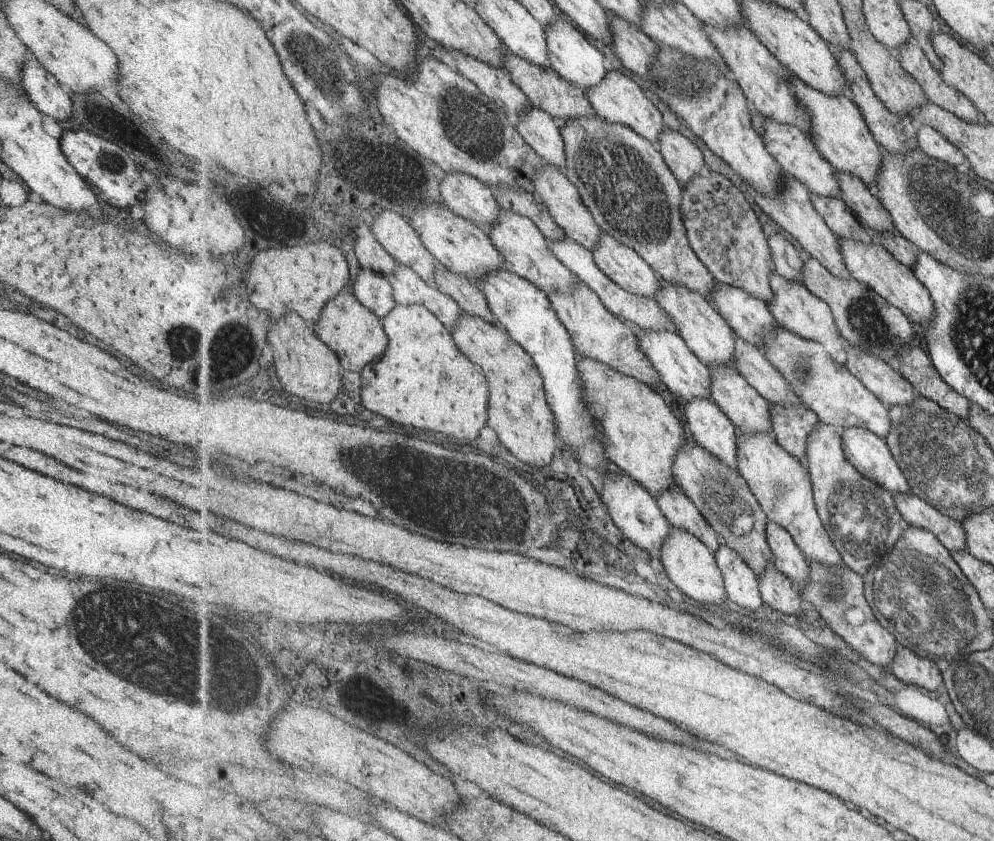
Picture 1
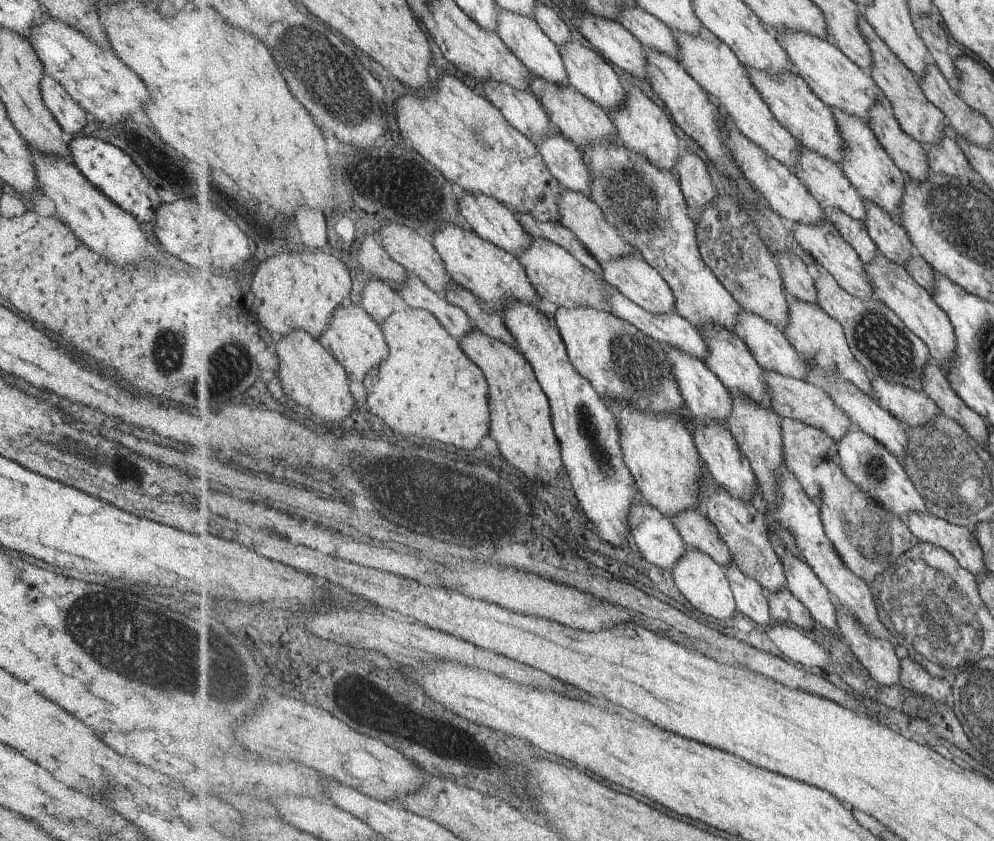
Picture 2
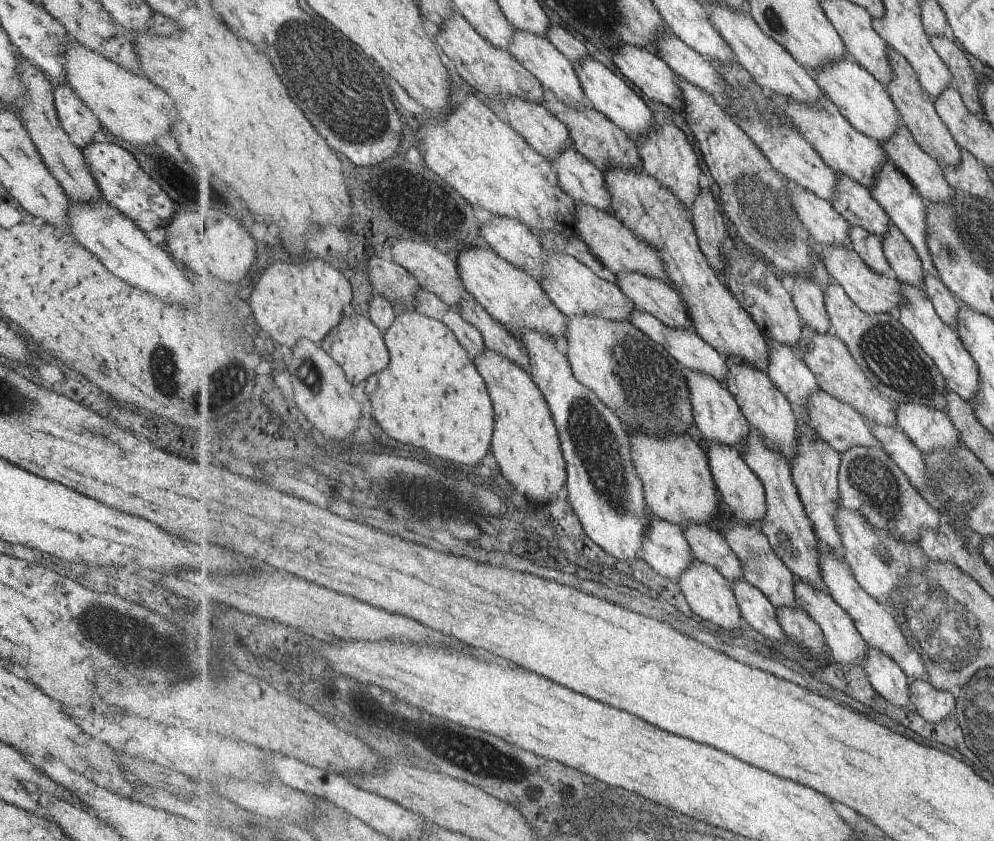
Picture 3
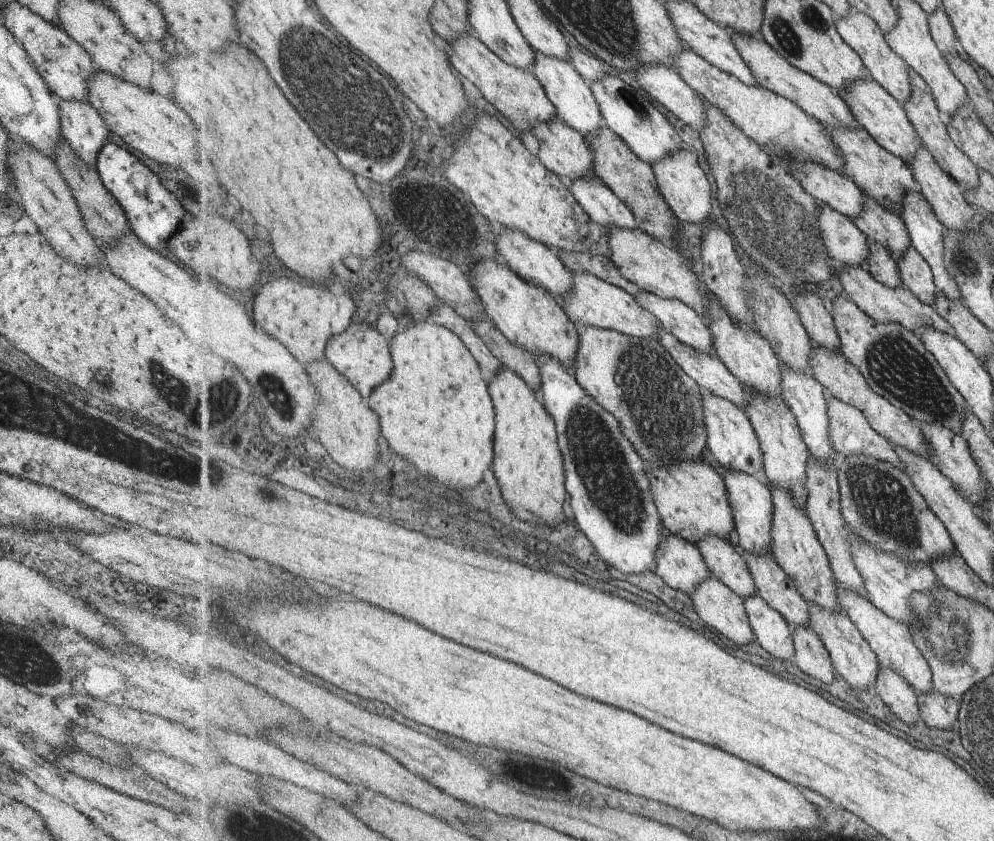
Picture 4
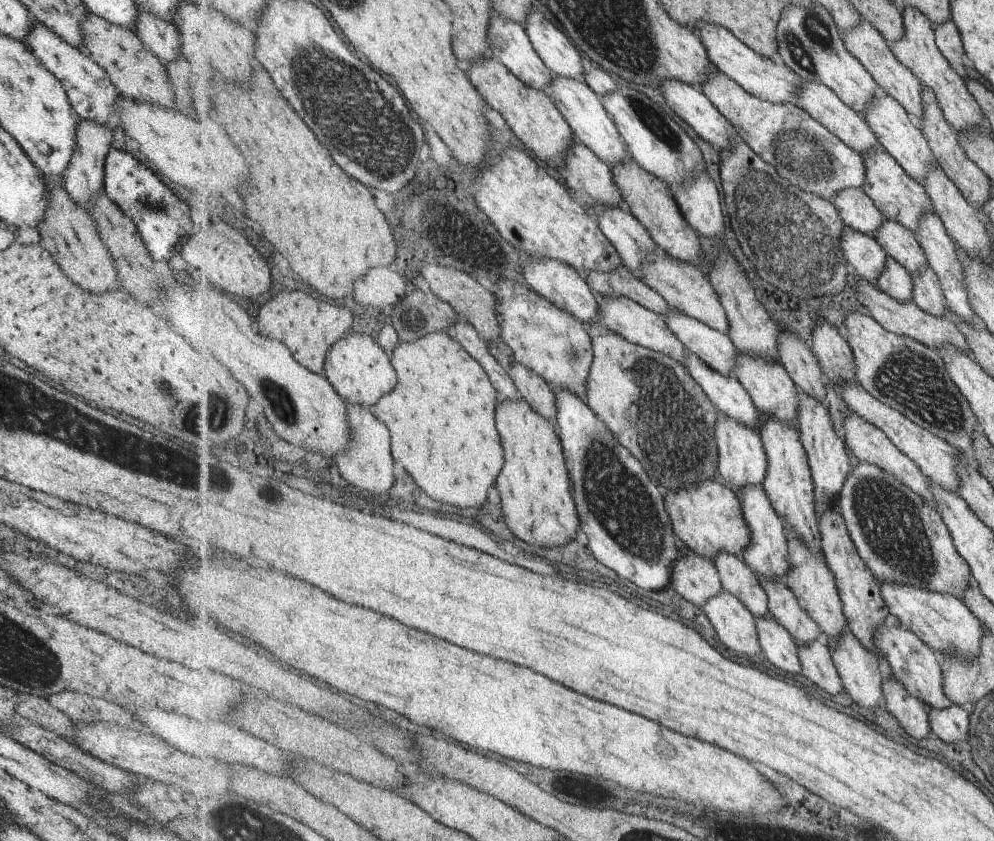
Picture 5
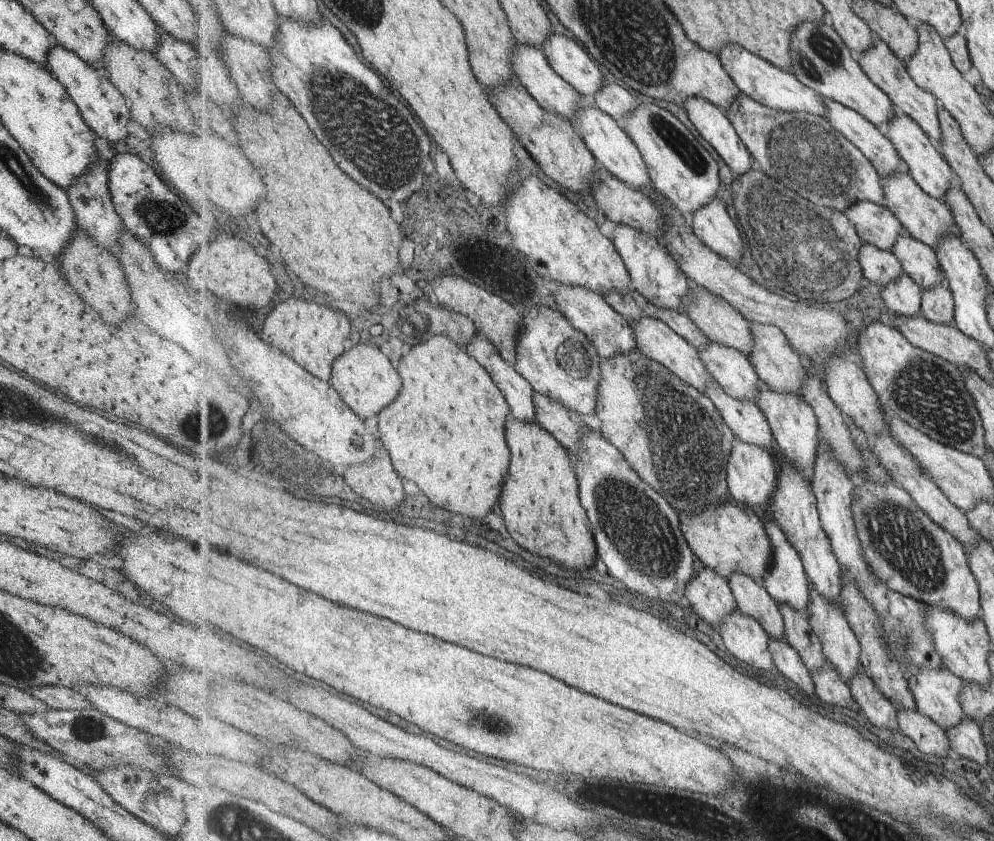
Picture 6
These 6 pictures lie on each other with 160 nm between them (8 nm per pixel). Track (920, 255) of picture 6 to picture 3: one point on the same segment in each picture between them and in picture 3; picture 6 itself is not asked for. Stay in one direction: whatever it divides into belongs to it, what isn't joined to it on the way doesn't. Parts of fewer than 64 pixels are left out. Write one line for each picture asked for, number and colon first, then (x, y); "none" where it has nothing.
3: (855, 202)
4: (880, 224)
5: (901, 243)

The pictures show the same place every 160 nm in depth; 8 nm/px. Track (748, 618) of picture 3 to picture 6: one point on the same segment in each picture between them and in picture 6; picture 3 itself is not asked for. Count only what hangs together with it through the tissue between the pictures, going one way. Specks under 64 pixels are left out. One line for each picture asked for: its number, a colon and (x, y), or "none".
4: (774, 633)
5: (778, 644)
6: (789, 663)

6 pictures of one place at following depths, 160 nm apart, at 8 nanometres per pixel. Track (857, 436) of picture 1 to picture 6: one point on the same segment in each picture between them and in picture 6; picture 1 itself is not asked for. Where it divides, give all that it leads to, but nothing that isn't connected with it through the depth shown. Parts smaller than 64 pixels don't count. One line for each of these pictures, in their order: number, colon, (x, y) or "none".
2: (869, 463)
3: (871, 481)
4: (880, 502)
5: (902, 538)
6: (912, 554)

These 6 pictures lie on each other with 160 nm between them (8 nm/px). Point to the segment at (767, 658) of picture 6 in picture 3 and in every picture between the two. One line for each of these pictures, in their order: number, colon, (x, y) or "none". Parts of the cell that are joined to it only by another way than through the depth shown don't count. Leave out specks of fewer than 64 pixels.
3: (711, 595)
4: (719, 605)
5: (734, 623)

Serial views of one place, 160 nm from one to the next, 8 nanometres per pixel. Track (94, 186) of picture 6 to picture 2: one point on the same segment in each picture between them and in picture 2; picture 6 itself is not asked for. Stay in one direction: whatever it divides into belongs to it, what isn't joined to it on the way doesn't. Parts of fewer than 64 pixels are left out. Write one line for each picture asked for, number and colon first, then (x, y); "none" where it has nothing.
2: (71, 118)
3: (79, 123)
4: (80, 125)
5: (82, 177)

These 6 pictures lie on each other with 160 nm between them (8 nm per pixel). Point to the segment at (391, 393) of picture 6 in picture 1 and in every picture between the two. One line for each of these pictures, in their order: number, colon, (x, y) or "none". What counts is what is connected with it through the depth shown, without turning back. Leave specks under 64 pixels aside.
1: (353, 331)
2: (358, 341)
3: (357, 343)
4: (361, 353)
5: (357, 365)

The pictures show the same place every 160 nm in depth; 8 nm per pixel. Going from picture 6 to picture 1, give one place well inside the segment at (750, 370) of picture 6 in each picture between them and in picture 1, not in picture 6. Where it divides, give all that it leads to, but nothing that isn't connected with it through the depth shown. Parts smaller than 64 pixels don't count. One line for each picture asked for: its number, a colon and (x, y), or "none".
1: (623, 264)
2: (637, 279)
3: (653, 295)
4: (688, 325)
5: (715, 347)

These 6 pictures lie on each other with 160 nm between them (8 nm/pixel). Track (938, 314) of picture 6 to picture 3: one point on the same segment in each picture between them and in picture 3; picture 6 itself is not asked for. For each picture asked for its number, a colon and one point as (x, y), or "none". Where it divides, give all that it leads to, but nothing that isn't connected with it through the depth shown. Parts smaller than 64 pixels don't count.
3: (905, 260)
4: (917, 275)
5: (927, 292)

